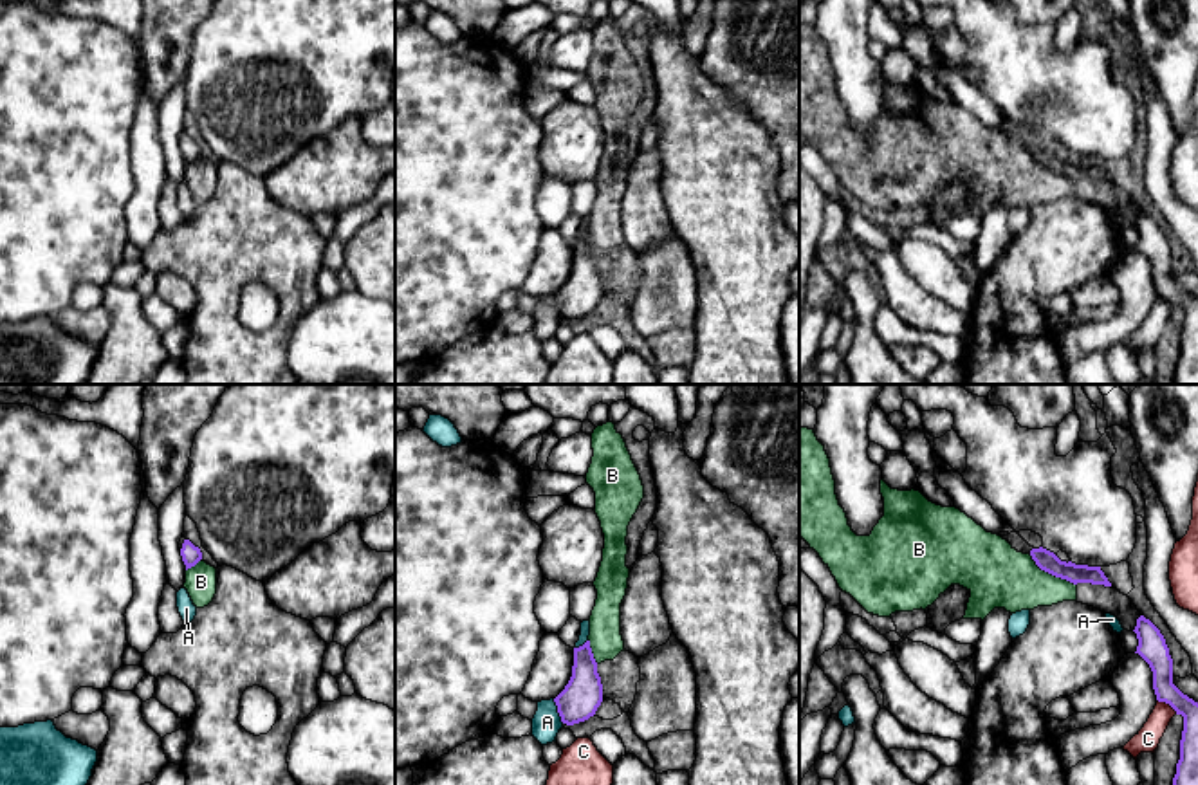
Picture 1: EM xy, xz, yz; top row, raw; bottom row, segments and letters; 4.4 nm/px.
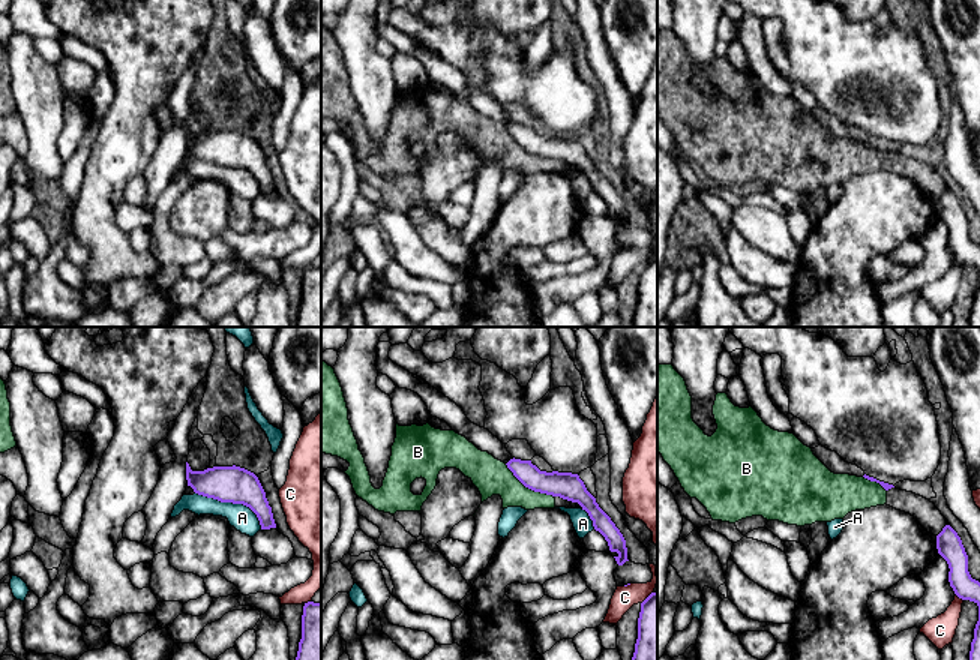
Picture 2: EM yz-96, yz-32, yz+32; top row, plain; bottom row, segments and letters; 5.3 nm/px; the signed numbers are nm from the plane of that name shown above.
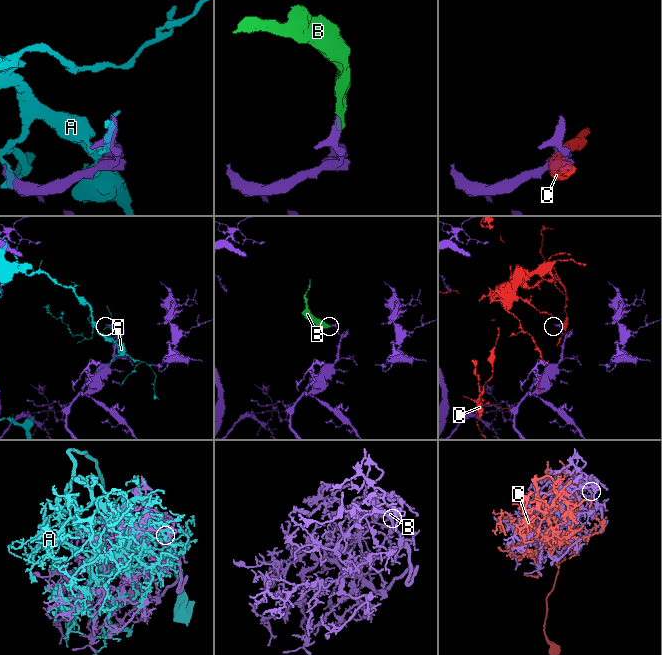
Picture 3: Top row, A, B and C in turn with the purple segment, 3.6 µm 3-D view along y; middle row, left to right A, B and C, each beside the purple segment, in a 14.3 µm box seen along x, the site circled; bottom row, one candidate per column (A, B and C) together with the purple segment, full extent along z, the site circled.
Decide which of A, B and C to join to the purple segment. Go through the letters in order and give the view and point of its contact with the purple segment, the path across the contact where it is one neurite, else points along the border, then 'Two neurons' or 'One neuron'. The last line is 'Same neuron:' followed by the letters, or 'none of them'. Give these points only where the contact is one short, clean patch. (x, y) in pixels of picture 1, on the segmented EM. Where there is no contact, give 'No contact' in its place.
A: Touches purple at xz (558, 711). Two neurons
B: Touches purple at yz (1052, 574). Boundary: yz (1029, 554), (1041, 569), (1076, 585). Two neurons
C: Touches purple at yz (1168, 702). Two neurons
Same neuron: none of them

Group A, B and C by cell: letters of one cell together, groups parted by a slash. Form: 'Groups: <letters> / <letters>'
Groups: A / B / C

